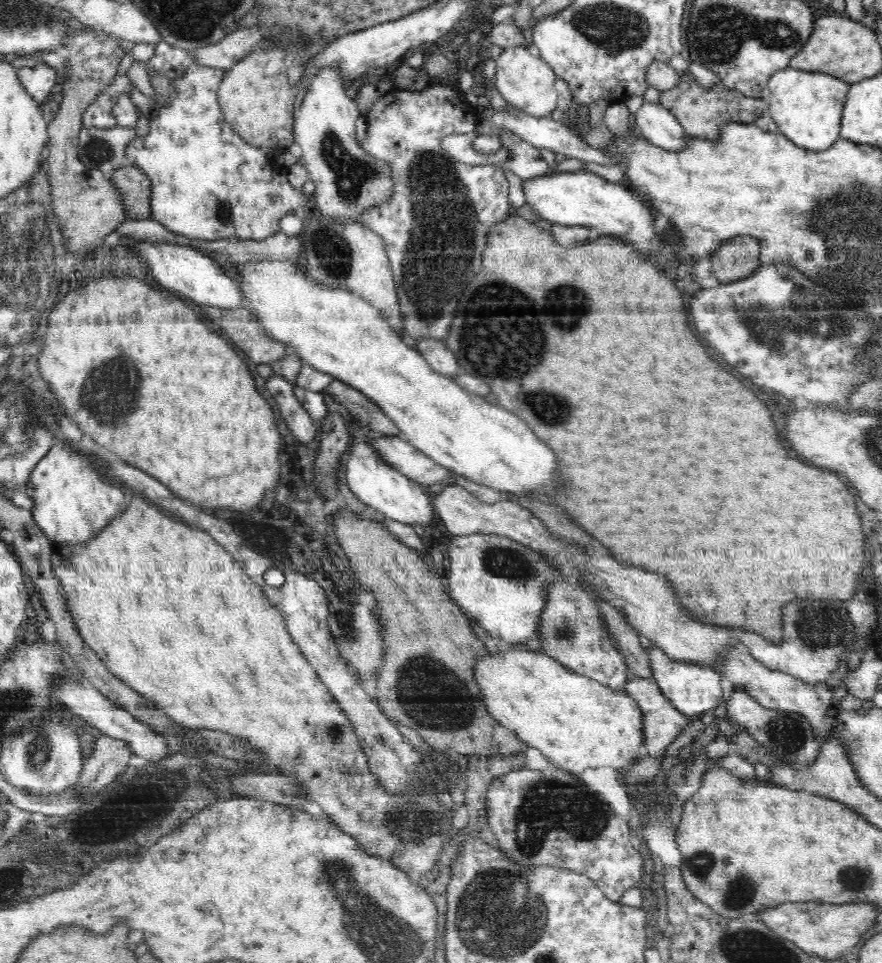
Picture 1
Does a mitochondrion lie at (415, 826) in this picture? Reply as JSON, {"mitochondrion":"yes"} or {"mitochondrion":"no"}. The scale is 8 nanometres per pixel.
{"mitochondrion":"yes"}

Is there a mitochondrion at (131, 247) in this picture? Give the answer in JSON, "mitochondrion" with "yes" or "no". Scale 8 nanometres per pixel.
{"mitochondrion":"no"}

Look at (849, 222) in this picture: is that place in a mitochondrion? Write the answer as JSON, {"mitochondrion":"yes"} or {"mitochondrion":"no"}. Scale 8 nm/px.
{"mitochondrion":"yes"}

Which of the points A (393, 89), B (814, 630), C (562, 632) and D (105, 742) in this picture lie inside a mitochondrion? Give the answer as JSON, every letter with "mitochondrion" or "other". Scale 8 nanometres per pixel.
{"A":"other","B":"mitochondrion","C":"mitochondrion","D":"other"}

